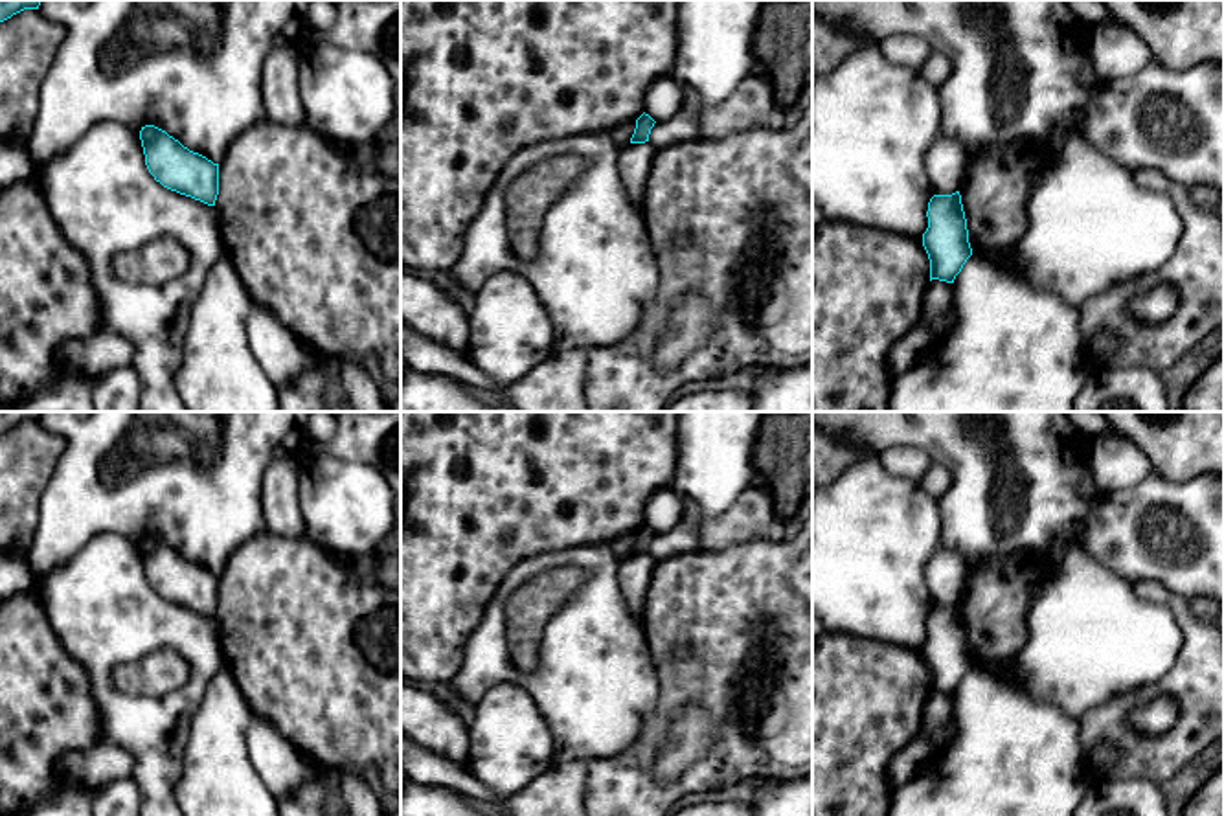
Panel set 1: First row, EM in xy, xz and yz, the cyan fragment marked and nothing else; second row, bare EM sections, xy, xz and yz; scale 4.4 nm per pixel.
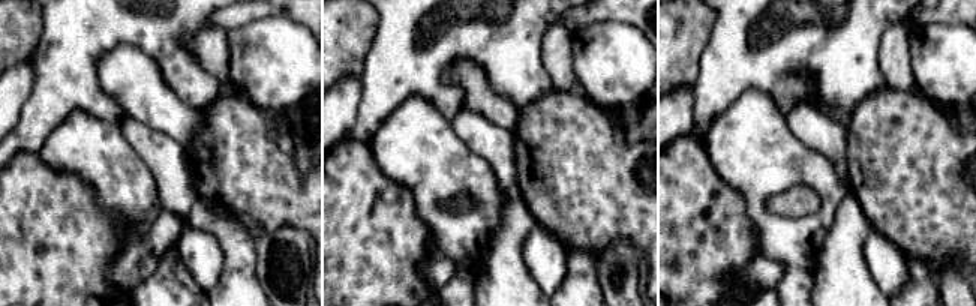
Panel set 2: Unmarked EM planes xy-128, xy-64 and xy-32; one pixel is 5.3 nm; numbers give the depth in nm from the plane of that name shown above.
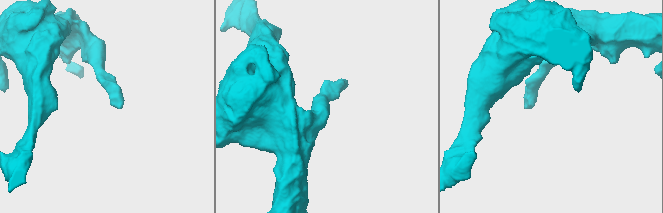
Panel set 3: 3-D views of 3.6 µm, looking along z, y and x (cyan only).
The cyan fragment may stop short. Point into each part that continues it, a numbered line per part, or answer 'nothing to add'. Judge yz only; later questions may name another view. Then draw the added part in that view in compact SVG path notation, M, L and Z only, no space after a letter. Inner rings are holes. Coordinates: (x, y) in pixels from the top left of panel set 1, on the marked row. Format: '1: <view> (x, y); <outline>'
nothing to add

